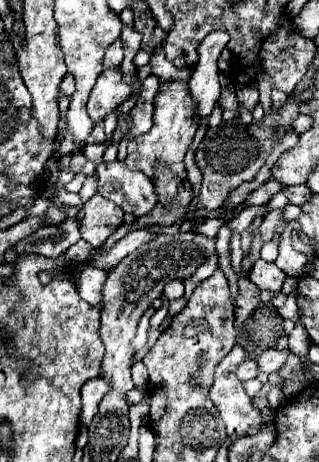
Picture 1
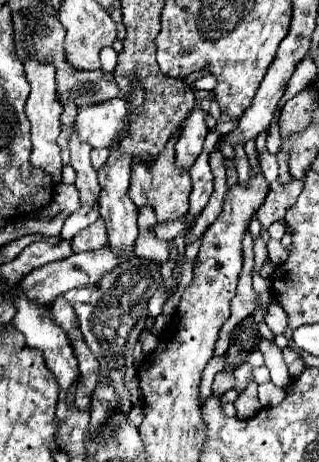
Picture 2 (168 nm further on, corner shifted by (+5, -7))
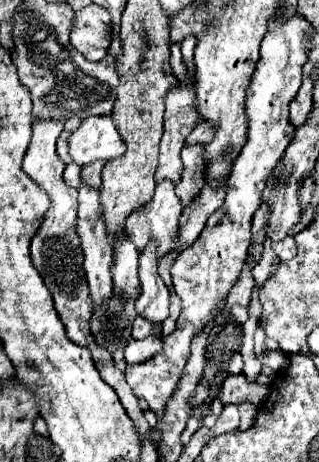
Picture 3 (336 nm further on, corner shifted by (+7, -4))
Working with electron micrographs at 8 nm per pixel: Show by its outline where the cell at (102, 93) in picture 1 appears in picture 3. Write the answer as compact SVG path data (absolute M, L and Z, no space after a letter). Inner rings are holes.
M91 116L69 136L69 154L79 166L87 166L95 160L109 162L125 154L125 142L111 116Z

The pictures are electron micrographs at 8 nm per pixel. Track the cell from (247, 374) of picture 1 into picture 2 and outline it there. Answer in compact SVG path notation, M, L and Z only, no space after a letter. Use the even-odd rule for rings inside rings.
M221 371L221 373L215 375L213 391L217 391L217 393L225 393L225 391L229 391L233 385L235 385L235 377L233 377L233 373L231 373L231 371Z

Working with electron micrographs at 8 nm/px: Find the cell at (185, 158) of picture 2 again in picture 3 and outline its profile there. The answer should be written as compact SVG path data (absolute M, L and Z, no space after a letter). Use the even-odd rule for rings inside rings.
M195 144L195 146L183 146L183 152L181 152L181 158L183 158L183 178L181 182L175 186L175 192L179 196L179 200L183 202L183 208L187 208L195 198L197 194L201 192L205 180L203 180L203 148L201 144Z

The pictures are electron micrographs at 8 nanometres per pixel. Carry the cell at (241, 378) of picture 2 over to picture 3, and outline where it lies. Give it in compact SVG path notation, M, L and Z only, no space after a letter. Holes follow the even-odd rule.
M243 374L229 376L219 390L217 398L221 400L223 406L227 404L241 404L241 402L251 402L254 405L262 405L269 397L271 388L268 385L251 384Z

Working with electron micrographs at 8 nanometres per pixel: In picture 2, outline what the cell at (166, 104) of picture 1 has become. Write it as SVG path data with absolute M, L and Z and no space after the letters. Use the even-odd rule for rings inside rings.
M175 131L175 135L171 135L171 139L167 141L165 149L151 161L151 163L143 163L143 159L139 159L139 163L133 163L131 167L131 185L129 185L129 197L133 199L133 203L137 207L143 205L151 205L157 213L157 223L165 223L165 221L173 221L181 215L185 215L189 211L189 193L191 193L191 175L189 171L179 171L175 167L175 143L177 143L177 135L179 131Z

